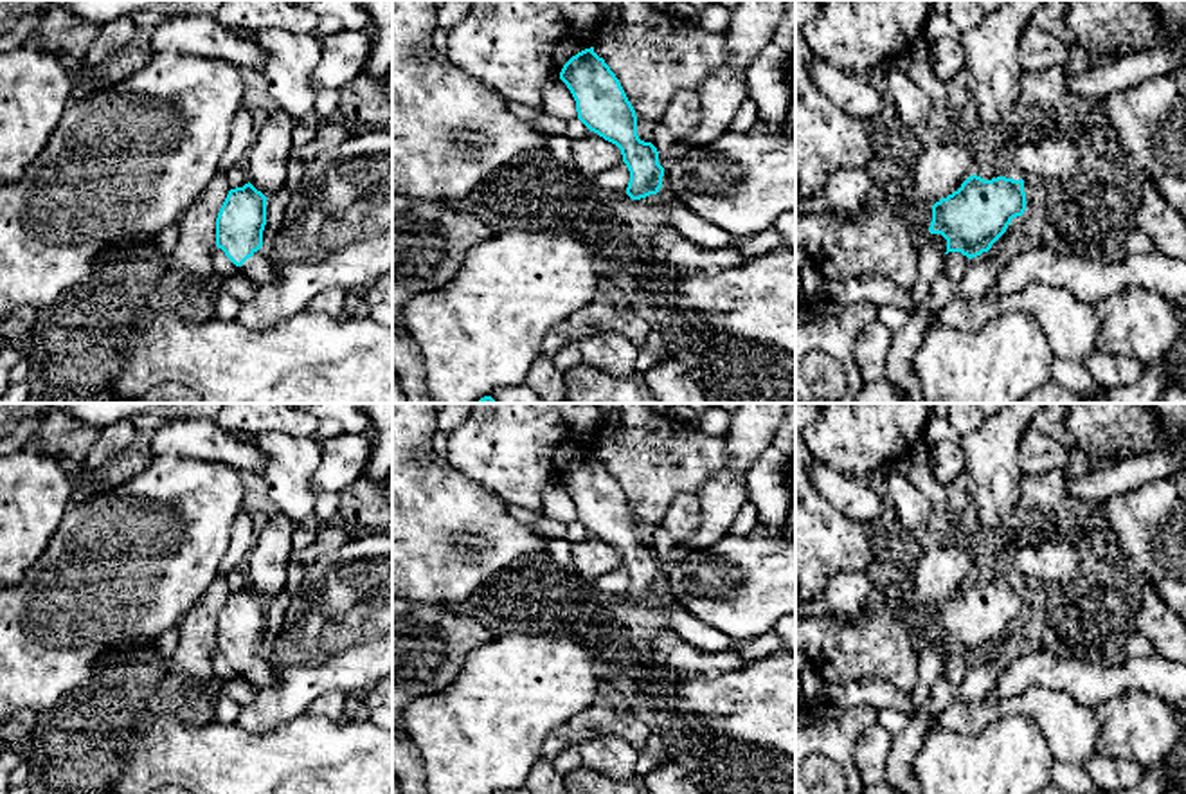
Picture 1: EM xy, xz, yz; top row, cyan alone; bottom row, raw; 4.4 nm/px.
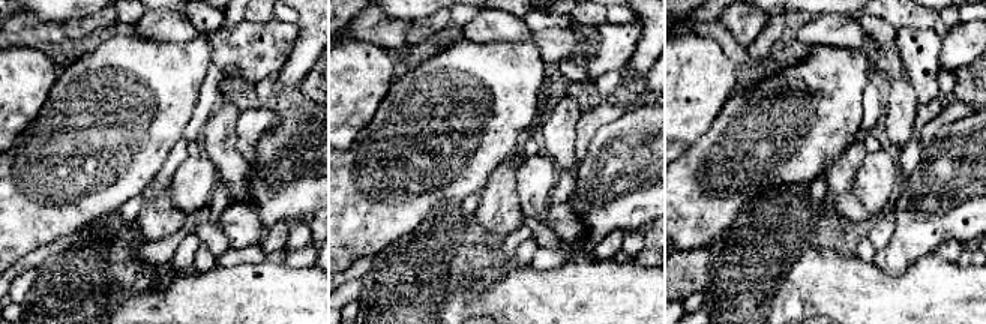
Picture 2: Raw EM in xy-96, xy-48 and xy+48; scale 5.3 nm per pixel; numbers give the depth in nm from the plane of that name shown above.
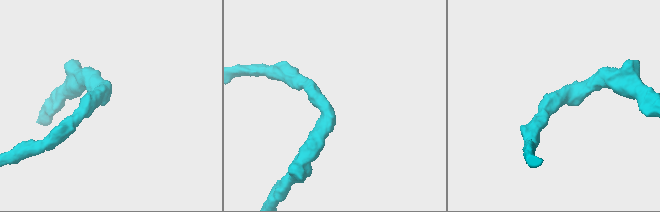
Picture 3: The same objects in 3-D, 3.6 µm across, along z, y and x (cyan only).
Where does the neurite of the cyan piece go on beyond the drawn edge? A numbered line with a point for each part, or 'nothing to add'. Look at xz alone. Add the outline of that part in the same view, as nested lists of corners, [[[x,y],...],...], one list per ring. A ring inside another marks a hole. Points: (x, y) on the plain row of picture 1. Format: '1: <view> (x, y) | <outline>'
1: xz (753, 427) | [[[740,403],[731,416],[725,441],[729,466],[705,481],[698,492],[702,520],[698,533],[675,549],[659,556],[666,573],[689,553],[704,551],[729,535],[729,526],[749,502],[747,475],[756,459],[772,447],[772,439],[785,416],[785,403]]]

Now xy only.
1: xy (258, 670) | [[[265,650],[254,655],[241,670],[248,682],[252,682],[257,690],[266,690],[275,684],[275,672],[270,668]]]

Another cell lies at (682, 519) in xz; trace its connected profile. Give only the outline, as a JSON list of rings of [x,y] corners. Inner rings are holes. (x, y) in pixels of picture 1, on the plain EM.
[[[682,493],[671,502],[660,528],[664,528],[675,542],[686,542],[698,533],[700,520],[702,511],[698,497]]]

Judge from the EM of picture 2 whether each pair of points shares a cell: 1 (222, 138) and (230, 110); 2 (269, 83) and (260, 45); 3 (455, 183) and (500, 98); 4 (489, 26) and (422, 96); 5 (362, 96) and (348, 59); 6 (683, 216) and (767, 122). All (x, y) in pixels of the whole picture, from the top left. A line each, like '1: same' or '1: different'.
1: same
2: different
3: same
4: different
5: same
6: same

